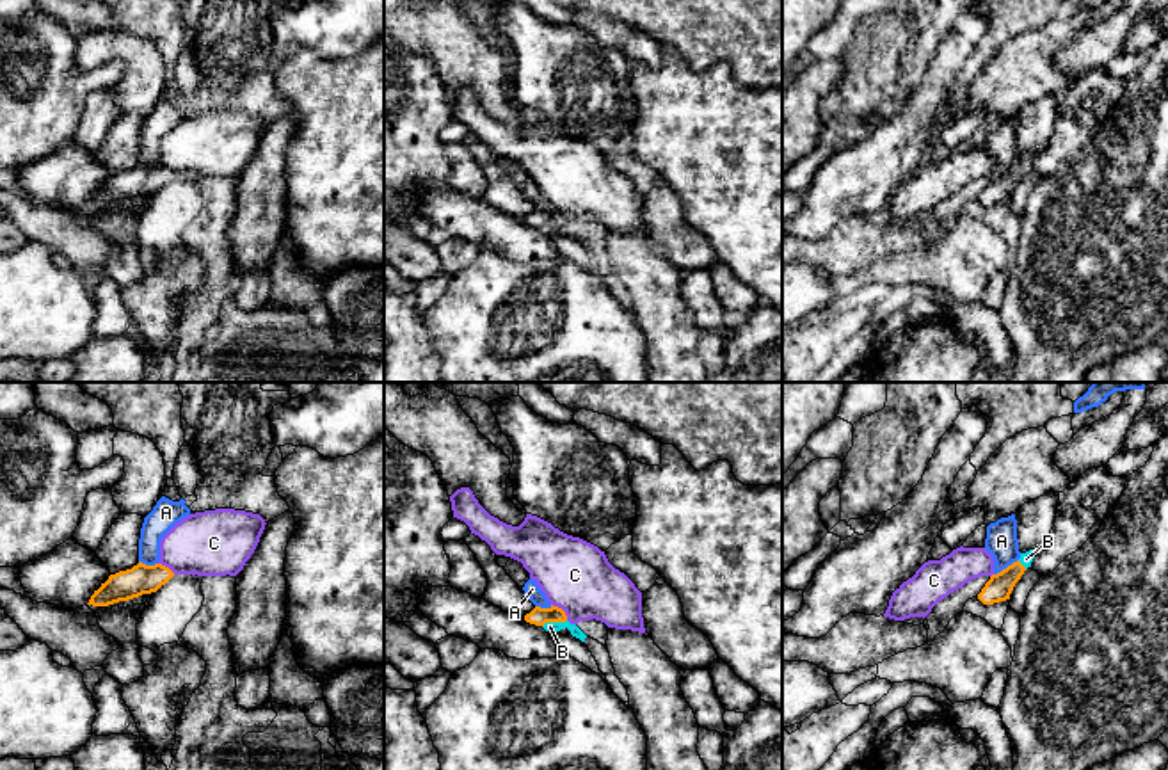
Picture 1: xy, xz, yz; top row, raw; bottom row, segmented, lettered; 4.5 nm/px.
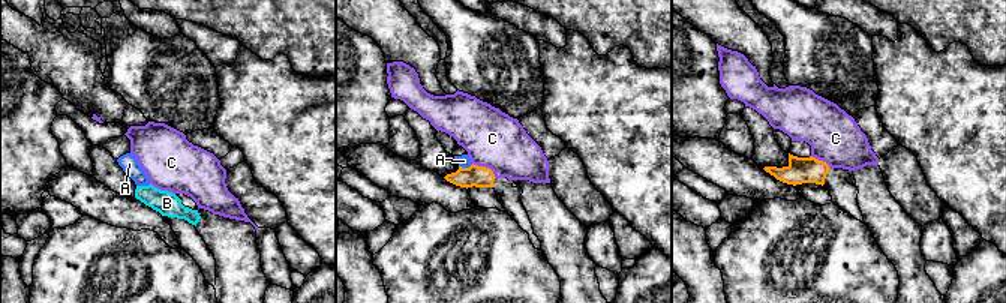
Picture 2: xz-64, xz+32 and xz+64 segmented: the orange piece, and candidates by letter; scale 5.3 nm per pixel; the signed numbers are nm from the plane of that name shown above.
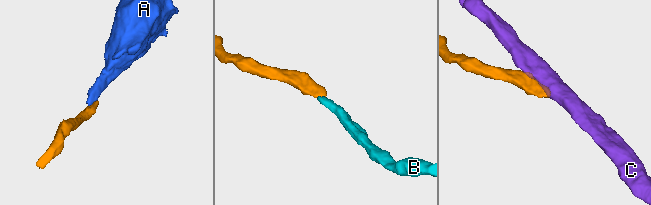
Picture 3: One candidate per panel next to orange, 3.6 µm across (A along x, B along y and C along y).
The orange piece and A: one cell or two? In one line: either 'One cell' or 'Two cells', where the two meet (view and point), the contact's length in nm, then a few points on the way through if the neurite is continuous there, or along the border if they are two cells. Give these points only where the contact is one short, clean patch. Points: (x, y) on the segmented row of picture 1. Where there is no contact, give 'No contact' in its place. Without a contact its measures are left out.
Two cells. Touches orange at yz (1007, 568). Shared border 130 nm. Boundary: yz (1017, 559), (994, 575)

